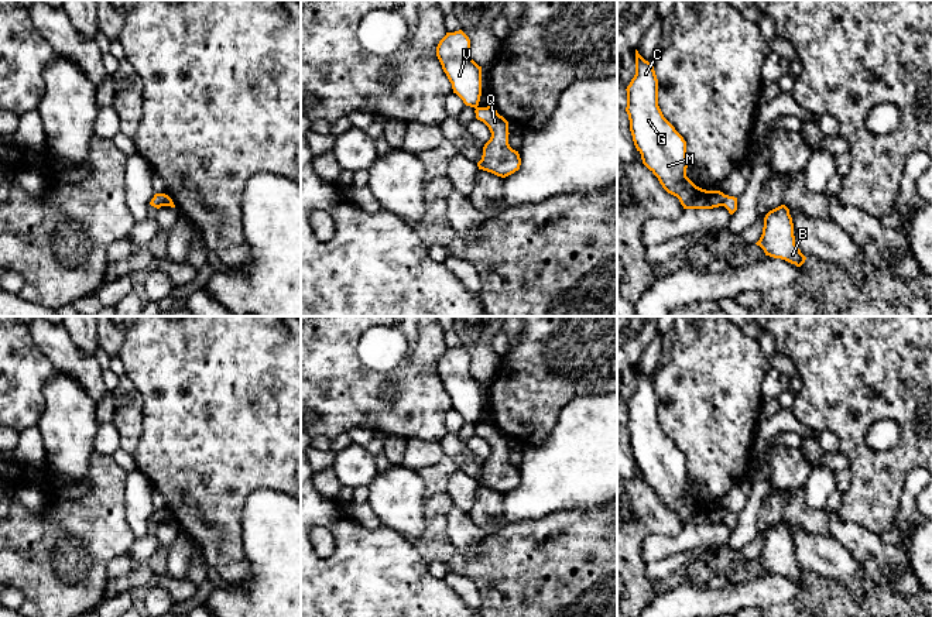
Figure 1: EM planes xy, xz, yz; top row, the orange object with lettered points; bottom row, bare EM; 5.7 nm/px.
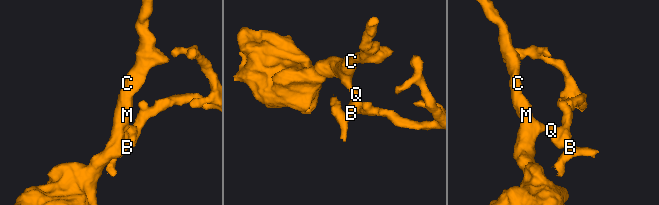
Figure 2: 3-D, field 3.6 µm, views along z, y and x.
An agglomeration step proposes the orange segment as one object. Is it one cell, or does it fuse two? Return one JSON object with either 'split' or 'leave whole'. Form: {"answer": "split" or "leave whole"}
{"answer": "split"}

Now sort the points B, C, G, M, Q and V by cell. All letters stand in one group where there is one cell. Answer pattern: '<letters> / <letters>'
B Q / C G M V

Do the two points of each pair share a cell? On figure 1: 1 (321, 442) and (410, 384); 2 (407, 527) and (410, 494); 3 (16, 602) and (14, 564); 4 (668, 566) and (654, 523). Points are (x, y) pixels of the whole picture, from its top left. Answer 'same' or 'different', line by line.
1: different
2: same
3: different
4: different

